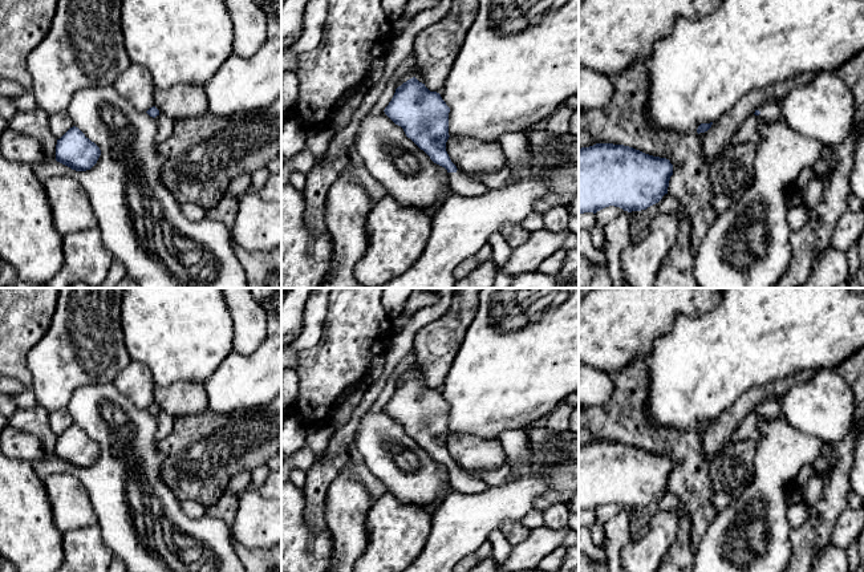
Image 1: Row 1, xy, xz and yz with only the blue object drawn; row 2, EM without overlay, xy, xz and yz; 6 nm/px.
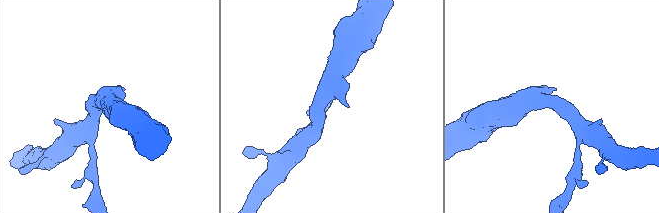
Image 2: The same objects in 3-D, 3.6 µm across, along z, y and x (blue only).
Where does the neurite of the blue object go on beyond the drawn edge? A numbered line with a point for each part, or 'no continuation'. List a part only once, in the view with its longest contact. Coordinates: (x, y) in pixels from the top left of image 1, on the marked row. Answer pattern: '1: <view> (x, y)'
1: xz (461, 183)

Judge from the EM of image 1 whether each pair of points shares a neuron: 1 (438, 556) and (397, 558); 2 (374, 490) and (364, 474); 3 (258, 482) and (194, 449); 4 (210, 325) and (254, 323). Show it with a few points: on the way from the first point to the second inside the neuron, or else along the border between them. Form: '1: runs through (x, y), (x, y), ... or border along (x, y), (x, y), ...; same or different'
1: border along (430, 527), (426, 544), (416, 558); different
2: runs through (374, 486), (366, 478); same
3: border along (266, 462), (252, 471); different
4: border along (224, 301), (232, 325), (234, 349); different

